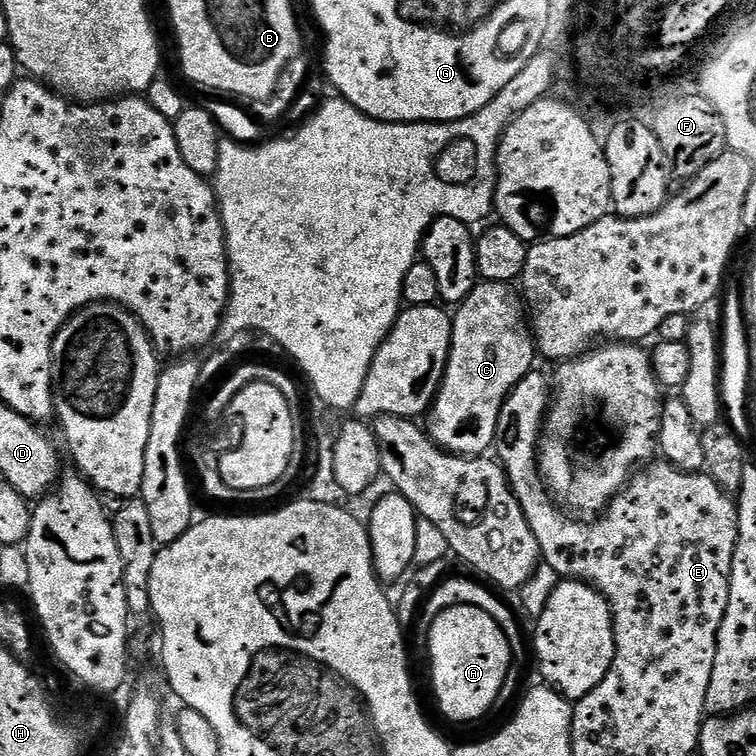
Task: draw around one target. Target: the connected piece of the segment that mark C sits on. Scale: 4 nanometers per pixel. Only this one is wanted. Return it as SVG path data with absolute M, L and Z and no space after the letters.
M481 281L480 283L477 283L474 291L472 291L471 294L465 298L463 303L455 309L456 314L454 312L451 319L451 346L448 350L447 362L442 370L442 377L444 376L444 378L441 386L439 384L430 409L426 414L424 428L427 435L433 440L433 443L436 443L445 451L452 452L459 456L478 458L487 453L485 451L491 446L491 444L493 447L499 433L500 410L503 408L504 401L511 395L511 391L516 387L516 384L520 382L523 377L528 376L535 367L534 358L537 359L538 350L535 346L535 339L531 334L531 329L526 315L526 308L521 295L517 291L515 293L511 288L512 286L505 281Z

